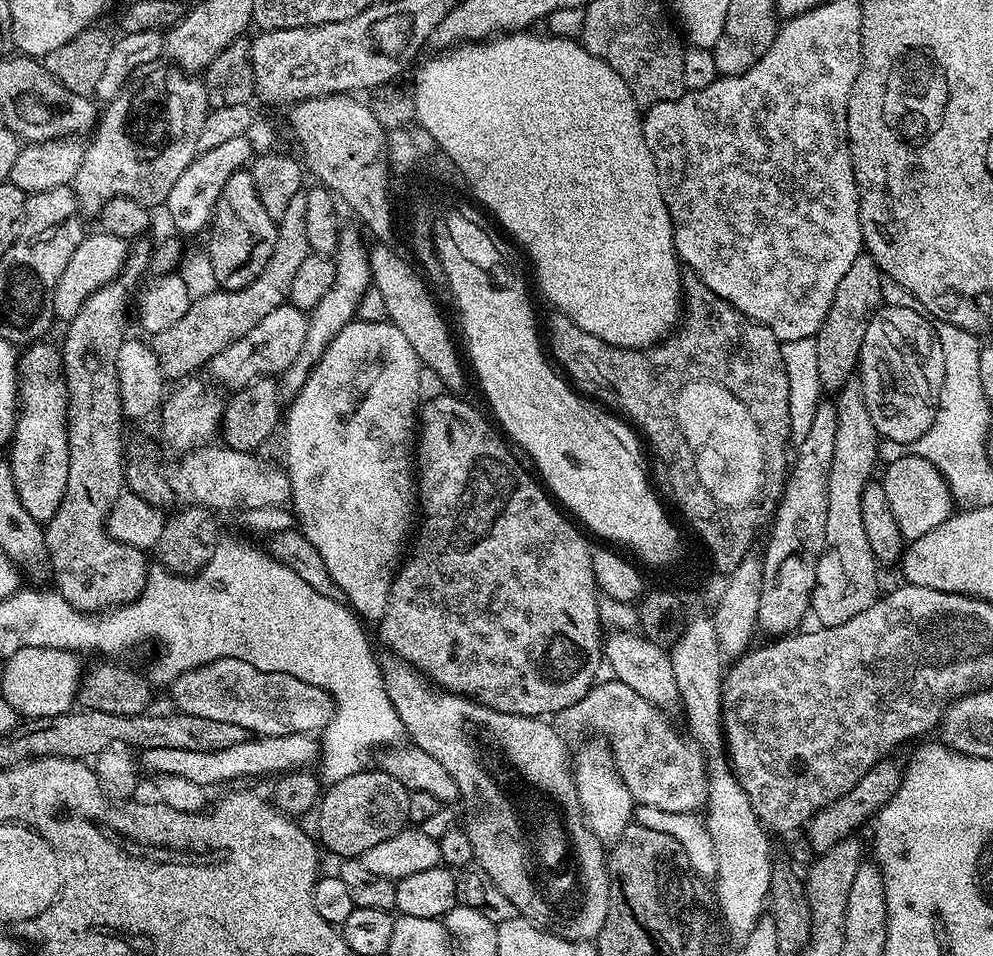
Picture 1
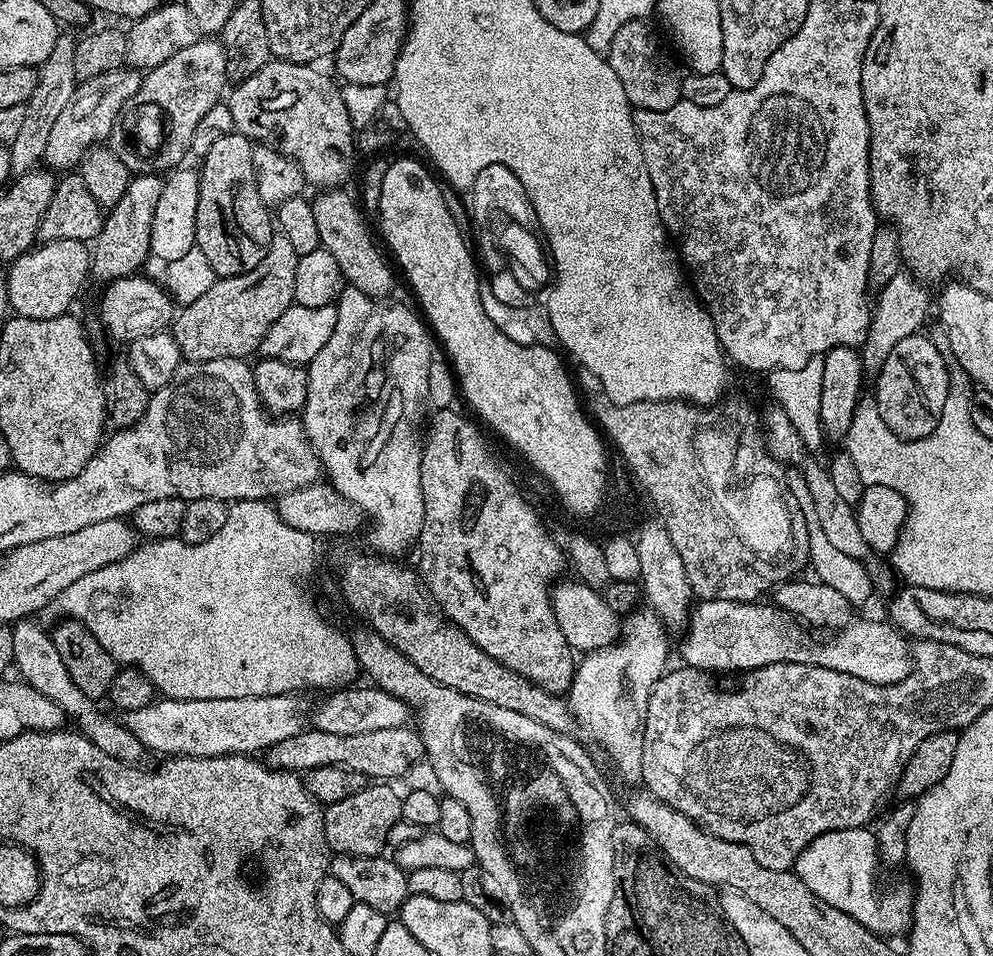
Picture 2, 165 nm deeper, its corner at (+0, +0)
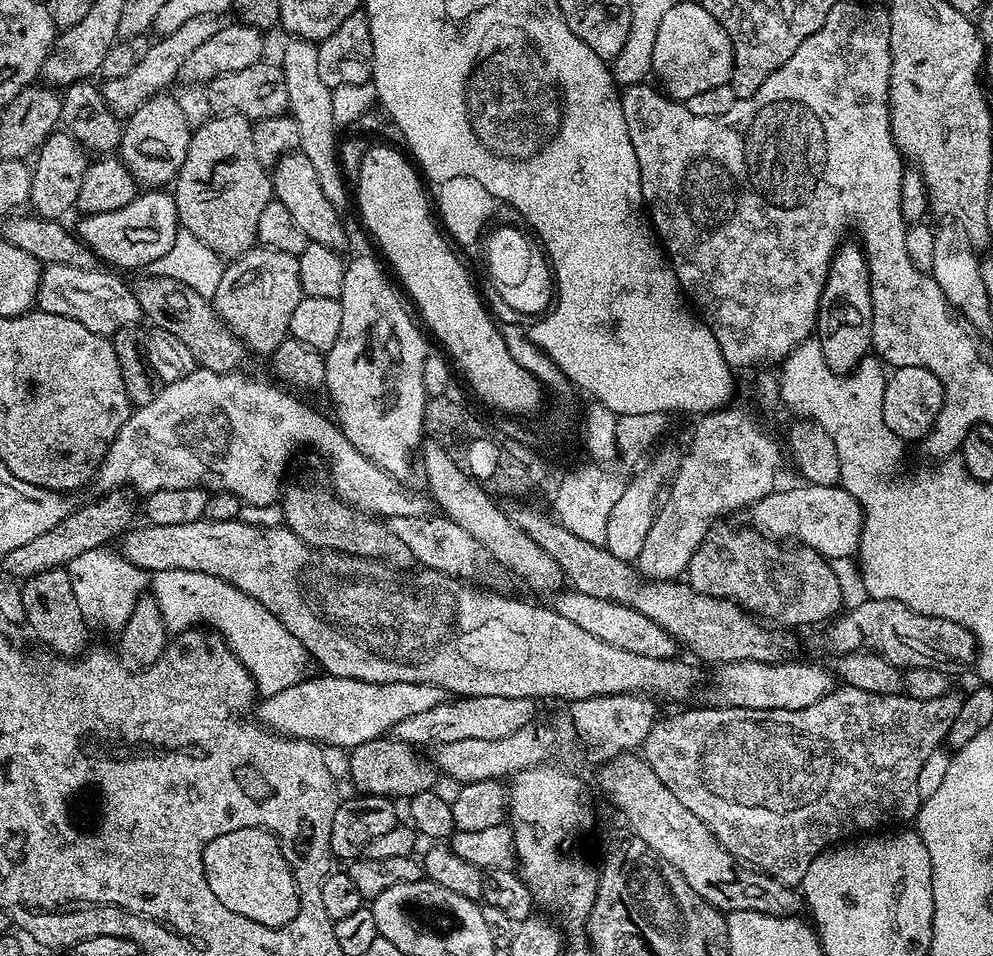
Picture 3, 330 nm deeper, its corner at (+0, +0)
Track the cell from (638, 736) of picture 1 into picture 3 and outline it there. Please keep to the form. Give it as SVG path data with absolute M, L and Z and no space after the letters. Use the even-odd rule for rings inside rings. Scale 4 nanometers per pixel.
M836 686L826 698L814 702L814 706L806 706L806 710L754 710L753 708L694 708L690 712L680 712L677 716L657 719L642 745L644 761L652 767L654 774L662 778L662 782L686 806L686 810L694 810L706 826L714 834L714 838L737 860L755 866L768 876L778 878L783 884L800 886L804 883L806 870L810 870L810 862L825 848L843 841L845 838L855 837L865 830L876 830L881 826L888 826L891 820L915 821L916 813L920 811L922 799L918 790L918 774L929 758L930 752L941 747L948 739L950 726L958 718L964 705L958 695L949 694L933 700L916 700L913 696L901 694L898 696L883 696L870 694L866 690Z

